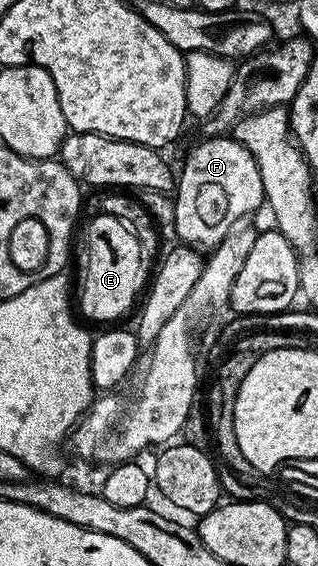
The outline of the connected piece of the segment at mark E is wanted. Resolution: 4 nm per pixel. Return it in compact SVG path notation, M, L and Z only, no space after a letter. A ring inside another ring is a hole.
M101 212L86 226L86 275L82 278L82 314L94 322L114 324L139 301L148 282L140 240L116 216Z

